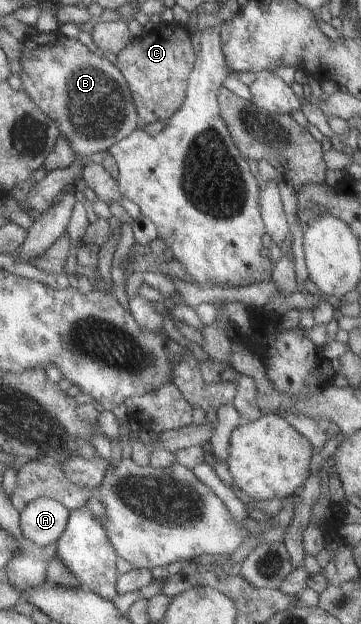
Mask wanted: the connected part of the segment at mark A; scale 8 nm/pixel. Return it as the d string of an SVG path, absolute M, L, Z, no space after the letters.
M40 497L31 502L21 515L23 532L40 547L56 543L65 534L73 510L62 501Z

